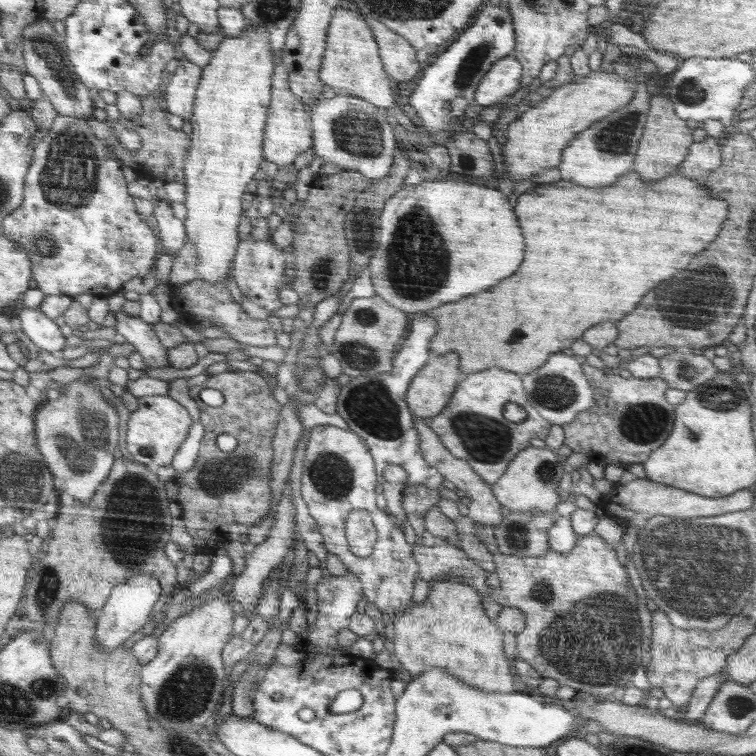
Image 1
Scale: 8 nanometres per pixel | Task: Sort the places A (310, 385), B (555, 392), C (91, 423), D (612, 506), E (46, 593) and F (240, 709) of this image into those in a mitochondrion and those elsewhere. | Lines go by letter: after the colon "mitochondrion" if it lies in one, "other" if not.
A: other
B: mitochondrion
C: mitochondrion
D: other
E: mitochondrion
F: other

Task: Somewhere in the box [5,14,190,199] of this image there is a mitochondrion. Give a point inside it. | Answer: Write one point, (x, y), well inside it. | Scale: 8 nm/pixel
(46, 46)

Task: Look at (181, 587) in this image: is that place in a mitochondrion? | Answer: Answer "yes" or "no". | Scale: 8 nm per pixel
no

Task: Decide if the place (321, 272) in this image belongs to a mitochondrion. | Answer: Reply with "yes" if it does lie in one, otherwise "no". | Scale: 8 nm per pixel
yes

